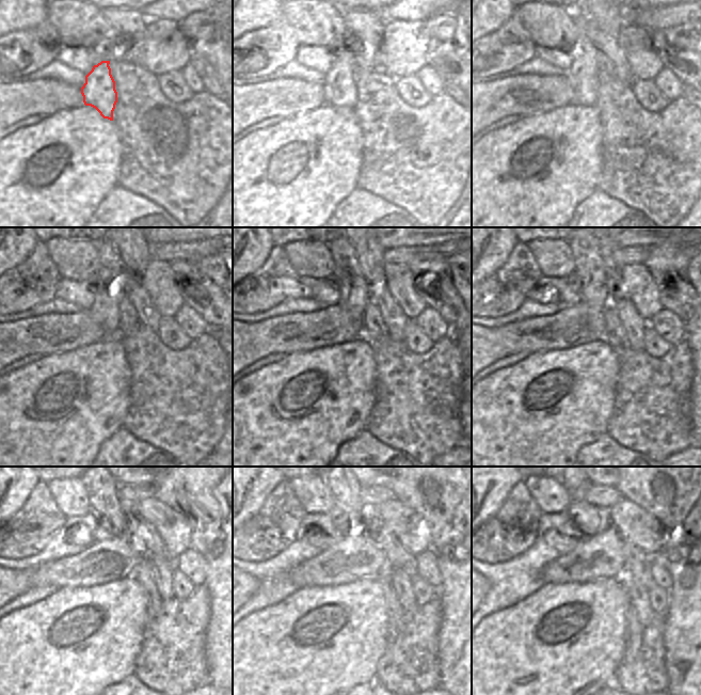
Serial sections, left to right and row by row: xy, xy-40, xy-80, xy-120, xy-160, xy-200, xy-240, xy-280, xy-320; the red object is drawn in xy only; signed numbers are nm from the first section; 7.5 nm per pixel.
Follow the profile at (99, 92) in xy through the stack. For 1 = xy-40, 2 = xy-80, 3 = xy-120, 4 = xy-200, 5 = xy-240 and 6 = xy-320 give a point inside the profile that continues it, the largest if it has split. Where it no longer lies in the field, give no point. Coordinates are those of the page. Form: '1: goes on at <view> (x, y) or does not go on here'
1: goes on at xy-40 (339, 89)
2: goes on at xy-80 (583, 74)
3: goes on at xy-120 (105, 311)
4: goes on at xy-200 (590, 266)
5: goes on at xy-240 (107, 491)
6: goes on at xy-320 (576, 488)

